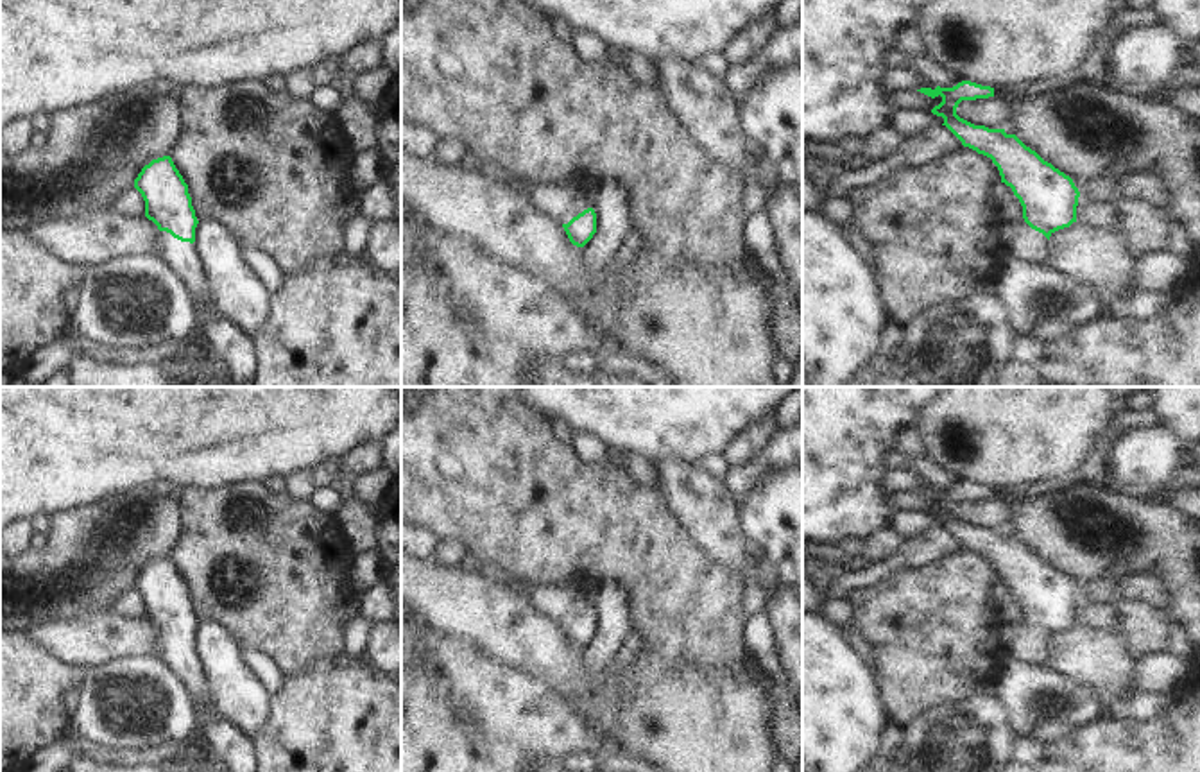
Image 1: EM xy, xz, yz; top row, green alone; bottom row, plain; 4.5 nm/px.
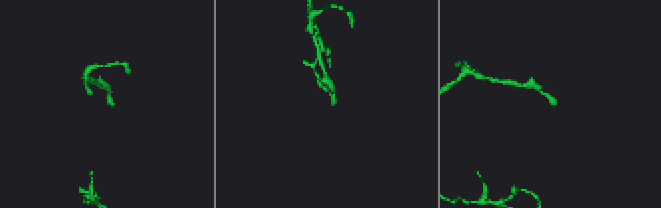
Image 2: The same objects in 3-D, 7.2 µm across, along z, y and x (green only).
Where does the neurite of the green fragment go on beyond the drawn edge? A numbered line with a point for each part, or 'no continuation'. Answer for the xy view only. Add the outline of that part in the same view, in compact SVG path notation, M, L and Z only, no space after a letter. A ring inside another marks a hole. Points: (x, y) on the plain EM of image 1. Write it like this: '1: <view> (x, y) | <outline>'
1: xy (228, 747) | M167 632L158 636L158 657L168 665L186 684L199 724L199 743L222 772L256 772L256 749L253 738L217 715L202 693L202 665L195 645L181 643Z

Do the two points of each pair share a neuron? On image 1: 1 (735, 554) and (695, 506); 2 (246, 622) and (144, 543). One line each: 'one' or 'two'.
1: one
2: two

